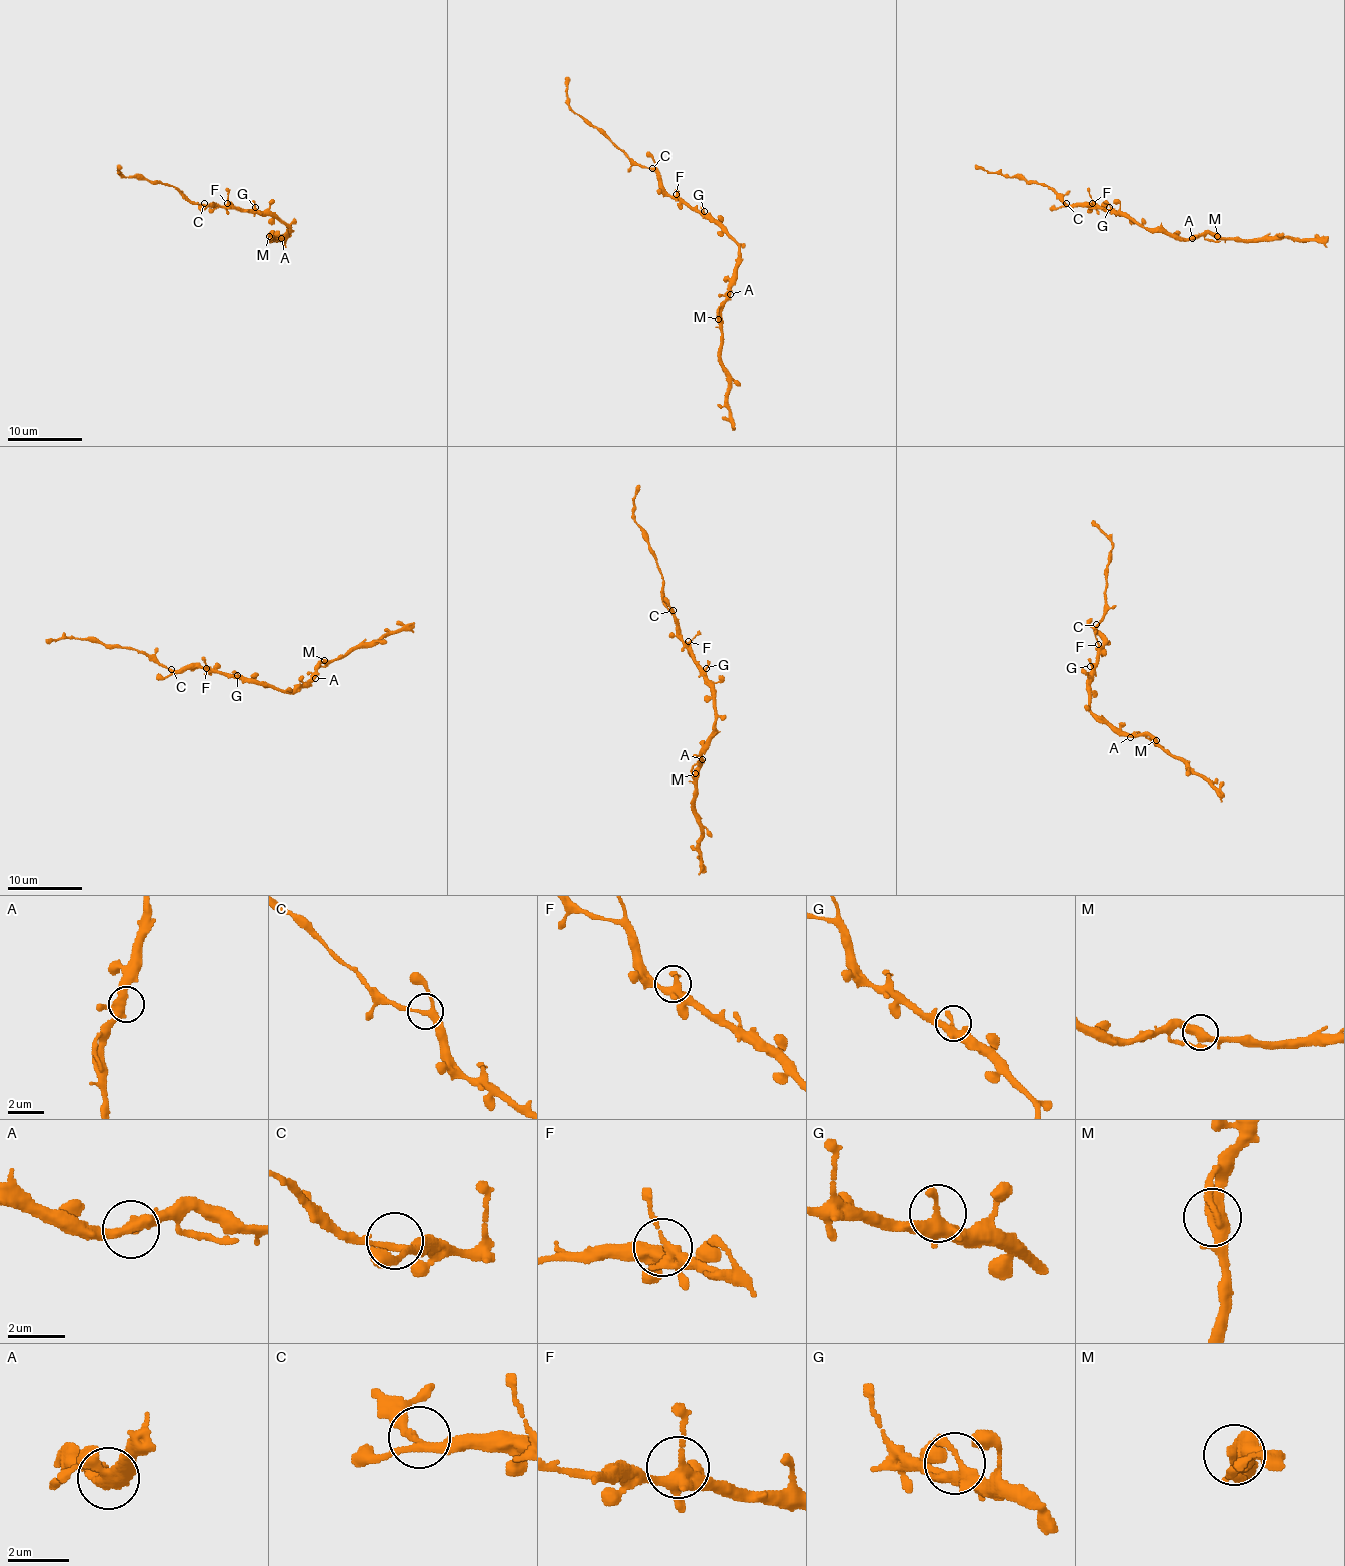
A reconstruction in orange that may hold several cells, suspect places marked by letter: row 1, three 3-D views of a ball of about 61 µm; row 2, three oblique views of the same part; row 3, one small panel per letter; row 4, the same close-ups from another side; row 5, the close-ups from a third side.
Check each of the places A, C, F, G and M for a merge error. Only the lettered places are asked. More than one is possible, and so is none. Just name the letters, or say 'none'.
none

